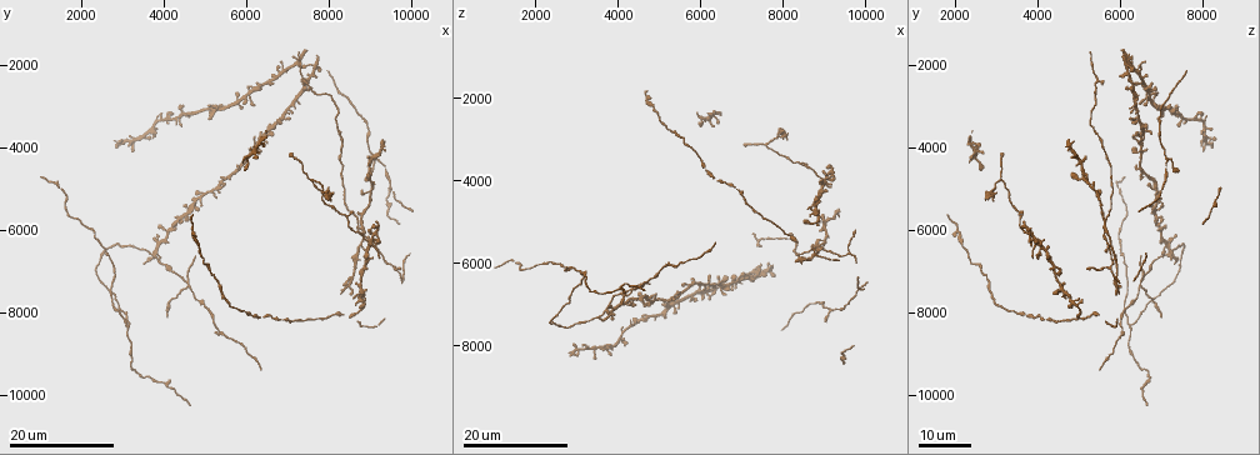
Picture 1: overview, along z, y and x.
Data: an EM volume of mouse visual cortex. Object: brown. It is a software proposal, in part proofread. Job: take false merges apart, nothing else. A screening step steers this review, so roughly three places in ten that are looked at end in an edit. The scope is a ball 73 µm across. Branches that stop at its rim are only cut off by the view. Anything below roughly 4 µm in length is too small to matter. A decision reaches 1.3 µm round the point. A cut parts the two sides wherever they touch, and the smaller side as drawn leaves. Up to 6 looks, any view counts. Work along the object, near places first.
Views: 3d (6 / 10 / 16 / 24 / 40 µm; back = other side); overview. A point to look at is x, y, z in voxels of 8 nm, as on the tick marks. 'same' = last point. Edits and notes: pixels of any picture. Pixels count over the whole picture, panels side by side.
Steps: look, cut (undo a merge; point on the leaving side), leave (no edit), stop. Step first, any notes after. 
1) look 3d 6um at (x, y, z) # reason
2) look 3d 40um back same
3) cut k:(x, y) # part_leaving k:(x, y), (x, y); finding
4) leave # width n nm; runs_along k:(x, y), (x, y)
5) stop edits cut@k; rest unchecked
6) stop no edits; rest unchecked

look 3d 16um at (3700, 6550, 7150) # three-way junction

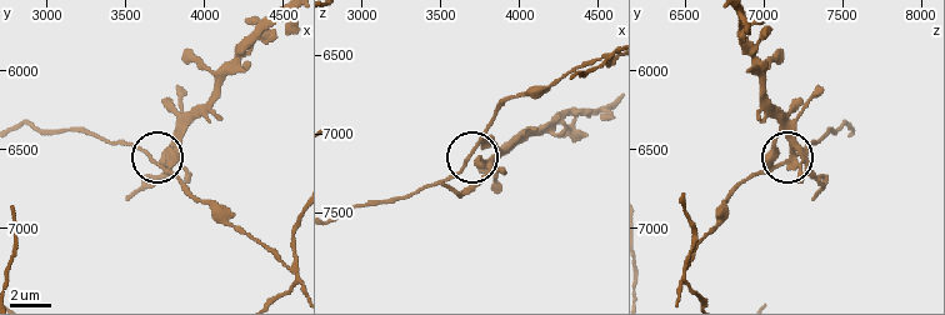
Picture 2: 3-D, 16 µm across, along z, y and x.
look 3d 6um at (3720, 6600, 7120) # zoom in

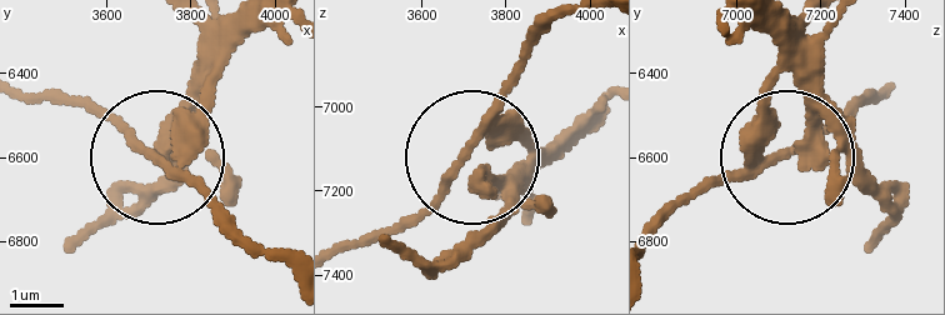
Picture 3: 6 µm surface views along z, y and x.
leave # width 270 nm; runs_along 3:(258, 33), (155, 149), (240, 230); all the same neuron

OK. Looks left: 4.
look 3d 16um at (4600, 7350, 6550) # looks like a crossing

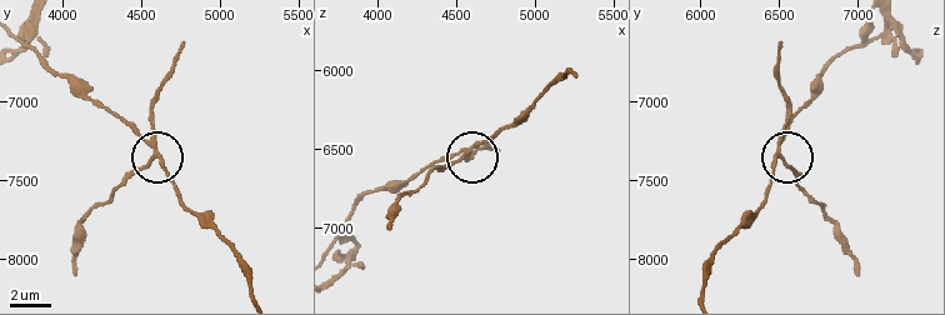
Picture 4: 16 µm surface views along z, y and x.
look 3d 10um at (4600, 7360, 6500)

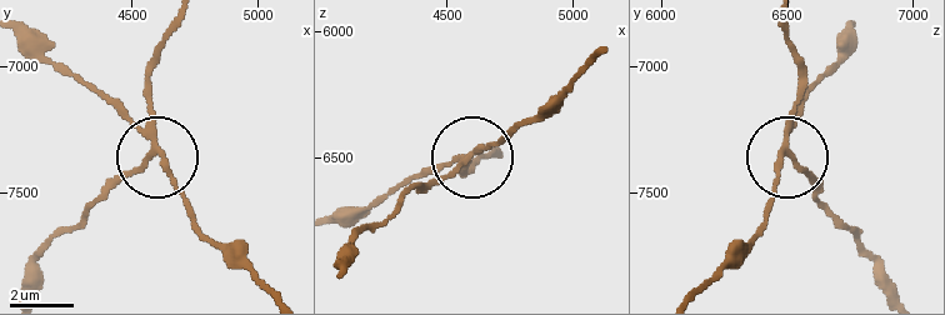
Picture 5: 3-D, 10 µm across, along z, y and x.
cut 5:(143, 95) # width 170 nm; part_leaving 5:(149, 144), (44, 254), (36, 294); a second neuron is stuck on

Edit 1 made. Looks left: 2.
stop edits cut@5; rest unchecked

